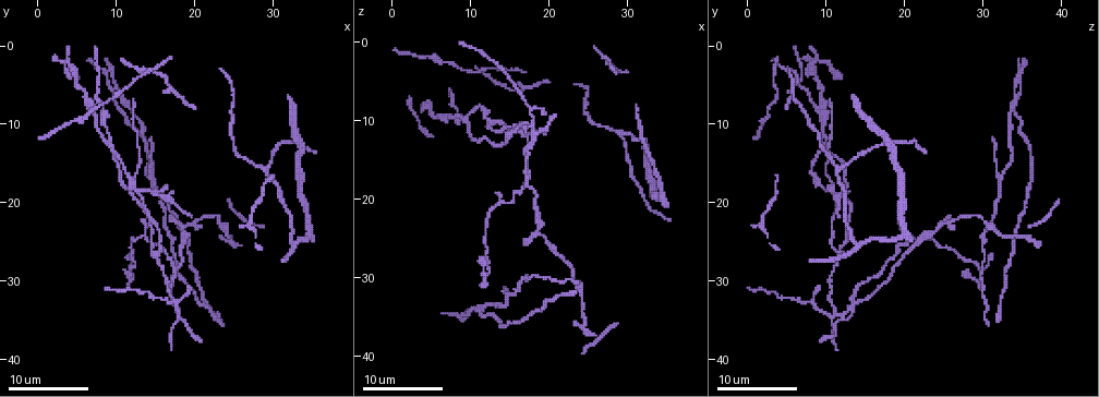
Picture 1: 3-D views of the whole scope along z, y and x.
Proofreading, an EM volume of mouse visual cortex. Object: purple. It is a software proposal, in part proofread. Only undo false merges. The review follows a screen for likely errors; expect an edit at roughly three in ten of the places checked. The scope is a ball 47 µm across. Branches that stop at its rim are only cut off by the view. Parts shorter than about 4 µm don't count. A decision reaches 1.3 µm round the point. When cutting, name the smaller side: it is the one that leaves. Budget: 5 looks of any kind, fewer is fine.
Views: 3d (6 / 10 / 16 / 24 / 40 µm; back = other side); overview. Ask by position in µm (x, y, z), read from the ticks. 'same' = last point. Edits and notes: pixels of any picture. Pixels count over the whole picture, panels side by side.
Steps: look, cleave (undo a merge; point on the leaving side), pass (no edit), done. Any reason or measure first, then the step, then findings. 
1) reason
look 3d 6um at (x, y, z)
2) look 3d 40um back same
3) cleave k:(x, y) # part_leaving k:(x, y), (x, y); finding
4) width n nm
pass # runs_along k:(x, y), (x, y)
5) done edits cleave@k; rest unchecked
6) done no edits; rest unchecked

thick turns thin
look 3d 10um at (18.5, 30.5, 29.5)

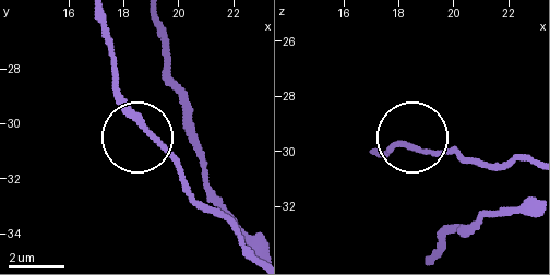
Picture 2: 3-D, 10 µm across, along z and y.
pass # runs_along 2:(371, 150), (383, 156), (402, 142), (475, 156); all the same cell

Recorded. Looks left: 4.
three arms meet
look 3d 10um at (14.5, 16.5, 32.0)

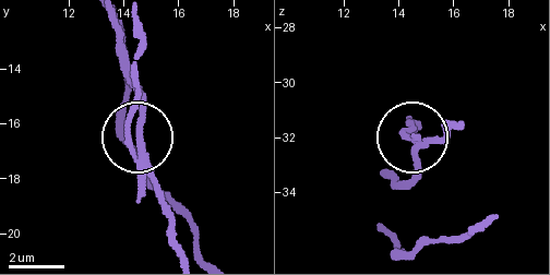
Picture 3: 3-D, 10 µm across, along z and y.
width 170 nm
cleave 3:(403, 132) # part_leaving 3:(141, 163), (129, 138), (136, 18); two cells meet here

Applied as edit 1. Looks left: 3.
branch point
look 3d 6um at (29.0, 15.5, 12.0)

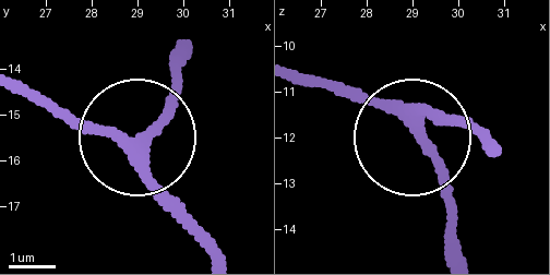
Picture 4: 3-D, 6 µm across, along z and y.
arms 3
pass # all the same cell

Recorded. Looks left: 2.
done edits cleave@3; rest unchecked

